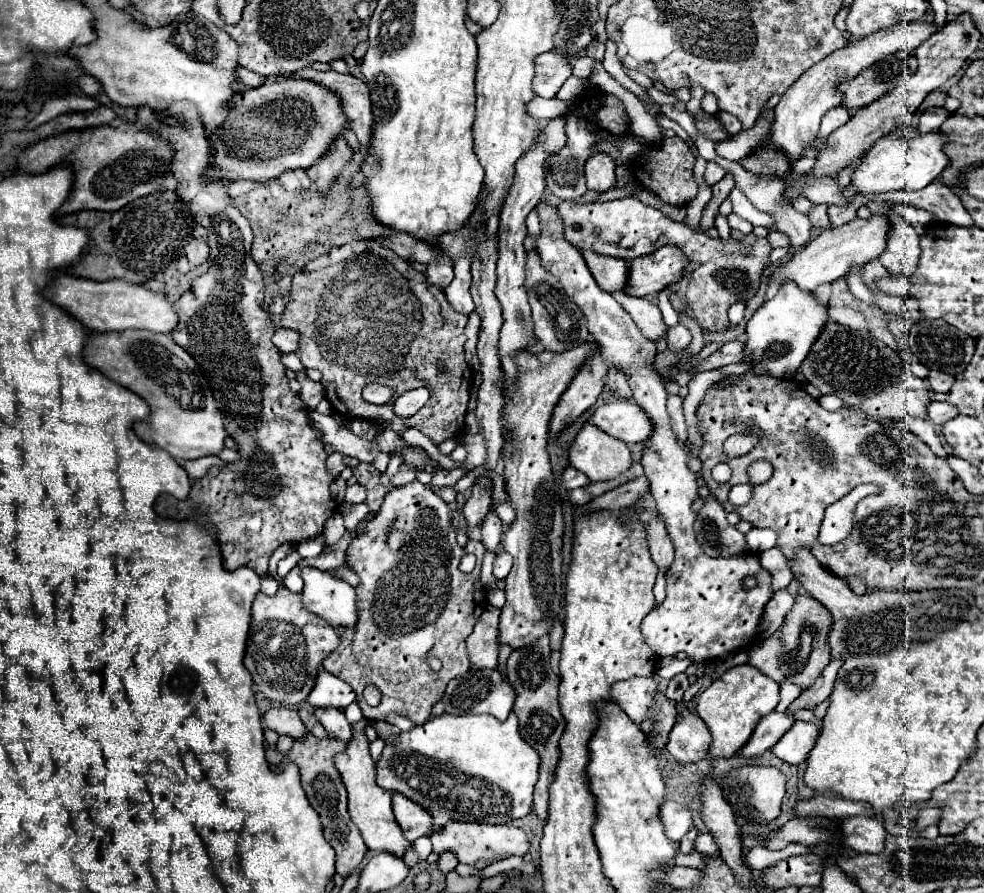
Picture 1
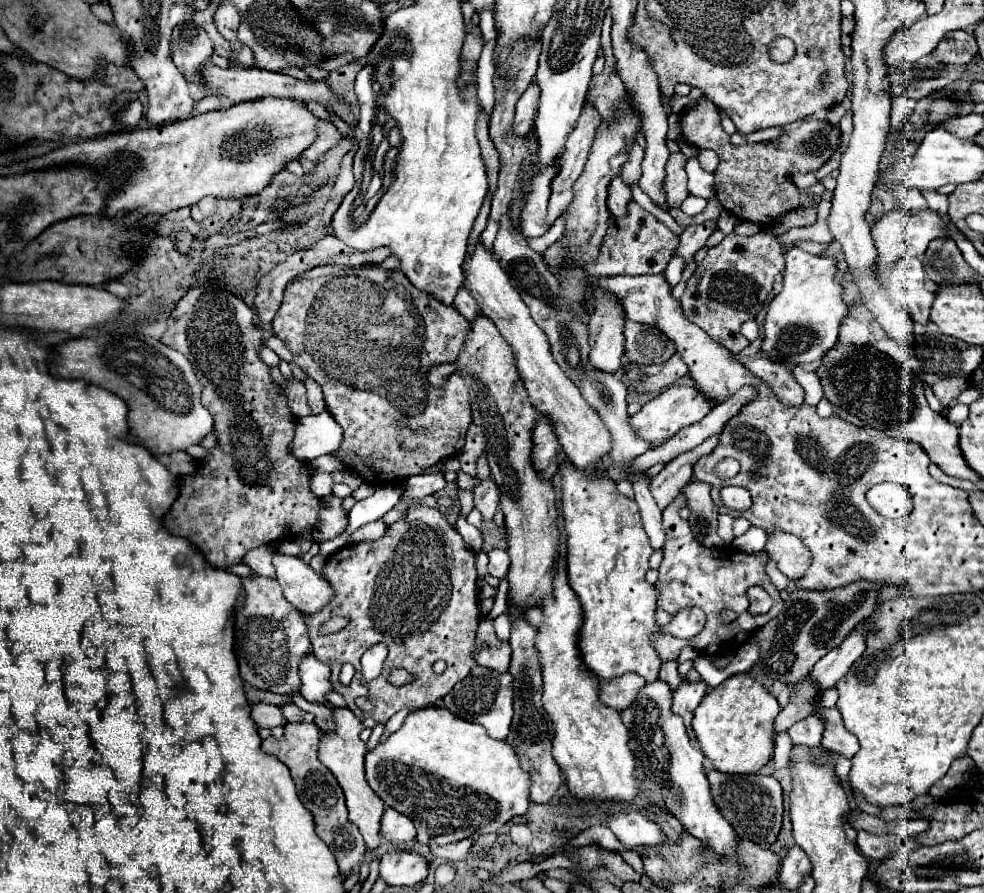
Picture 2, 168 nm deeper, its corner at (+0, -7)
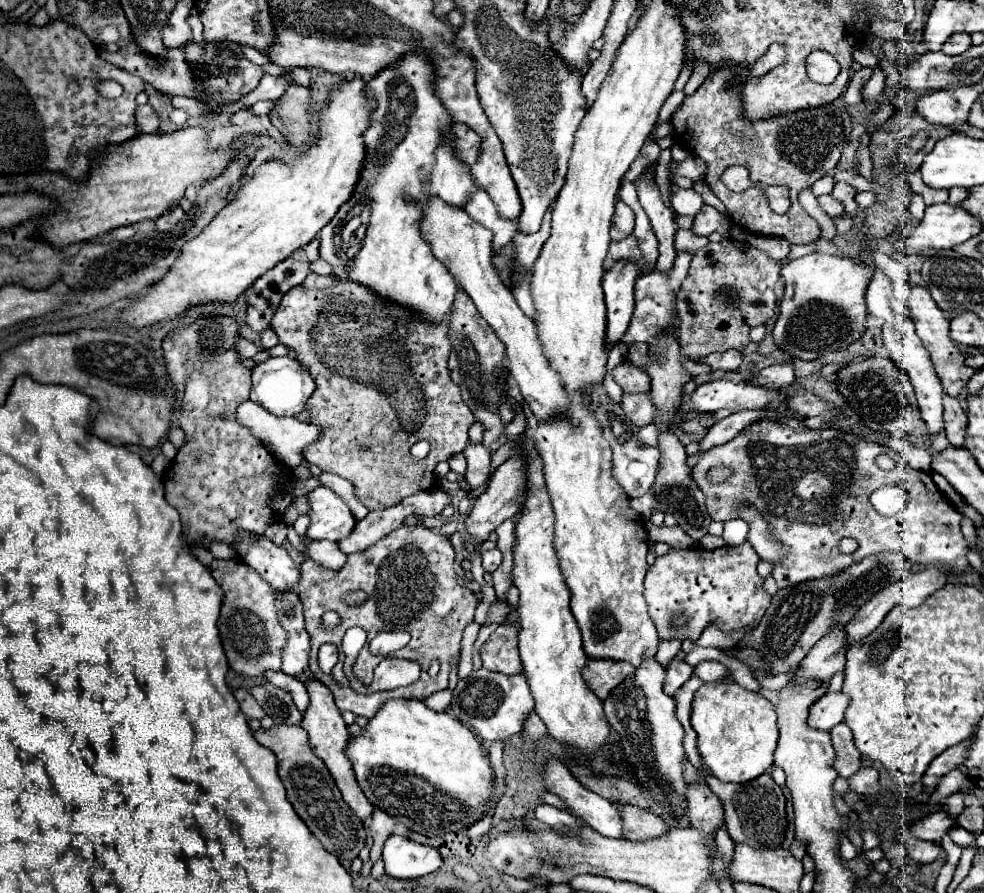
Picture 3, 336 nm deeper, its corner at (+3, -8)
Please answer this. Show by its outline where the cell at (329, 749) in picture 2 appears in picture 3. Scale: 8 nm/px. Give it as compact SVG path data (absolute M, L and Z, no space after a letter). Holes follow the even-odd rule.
M308 679L308 681L306 681L306 691L308 691L308 695L310 695L310 703L308 703L306 711L302 713L302 723L300 723L300 725L306 729L306 733L308 733L308 737L310 737L308 743L310 743L312 751L326 763L326 767L328 767L328 771L332 773L332 777L334 777L338 789L342 791L344 801L346 801L346 803L352 807L352 811L364 821L364 819L368 819L368 817L372 815L372 805L368 803L368 799L366 799L364 793L360 791L360 787L358 787L358 783L356 783L356 777L354 777L354 771L352 771L352 765L350 765L350 761L348 761L348 757L346 757L346 753L344 753L346 743L348 743L348 739L350 739L348 727L346 727L346 723L344 723L344 719L342 719L338 707L334 705L334 697L332 697L330 689L324 687L322 681L318 681L318 679Z

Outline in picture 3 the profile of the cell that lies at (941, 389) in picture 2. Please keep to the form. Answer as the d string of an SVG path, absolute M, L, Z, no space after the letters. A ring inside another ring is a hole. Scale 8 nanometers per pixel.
M944 395L944 421L946 421L946 437L948 437L950 445L964 447L968 417L956 397Z

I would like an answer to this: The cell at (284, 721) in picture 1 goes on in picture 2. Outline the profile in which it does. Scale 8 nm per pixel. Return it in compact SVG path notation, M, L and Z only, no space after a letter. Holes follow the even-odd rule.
M255 704L251 710L251 718L255 720L259 728L269 728L269 730L287 724L287 720L283 720L281 708L271 706L271 704Z

